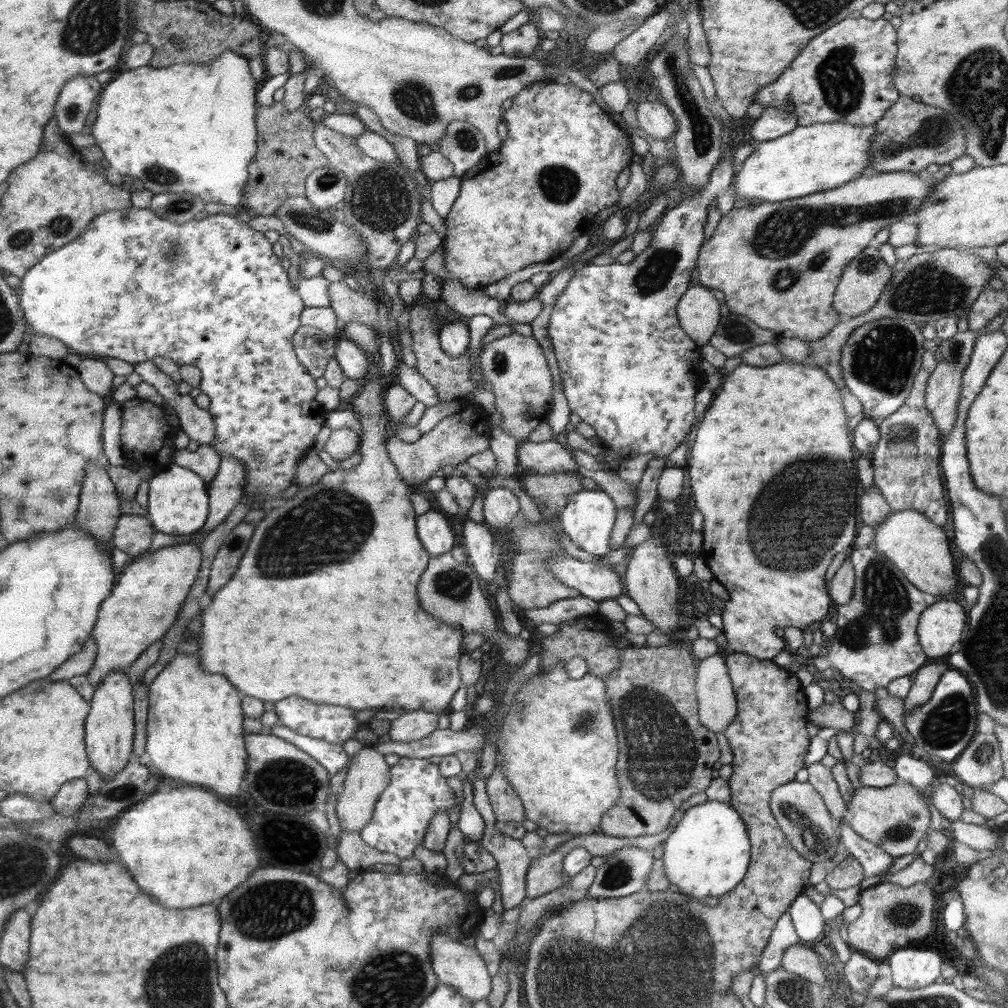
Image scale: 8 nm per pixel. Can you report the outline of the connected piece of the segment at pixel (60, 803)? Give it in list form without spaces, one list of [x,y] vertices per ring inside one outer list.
[[[86,778],[66,782],[50,802],[55,813],[73,818],[88,798]]]

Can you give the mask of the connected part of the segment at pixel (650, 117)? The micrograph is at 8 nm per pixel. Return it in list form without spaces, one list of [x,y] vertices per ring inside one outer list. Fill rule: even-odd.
[[[659,100],[640,102],[636,108],[636,116],[639,128],[642,128],[648,136],[668,143],[668,147],[671,146],[672,136],[676,134],[679,124],[676,123],[674,113],[664,102]]]

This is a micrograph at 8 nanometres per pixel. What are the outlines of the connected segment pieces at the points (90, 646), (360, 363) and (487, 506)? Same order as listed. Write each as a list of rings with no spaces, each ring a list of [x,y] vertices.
[[[92,636],[82,645],[82,649],[74,653],[67,661],[64,661],[58,668],[54,669],[48,676],[52,681],[66,681],[73,676],[86,675],[92,670],[96,652],[96,640]]]
[[[338,338],[335,359],[337,360],[345,377],[351,379],[364,378],[367,376],[372,359],[370,353],[366,353],[360,345],[355,344],[348,338]]]
[[[506,486],[488,489],[482,502],[484,522],[493,530],[506,529],[520,517],[518,496]]]

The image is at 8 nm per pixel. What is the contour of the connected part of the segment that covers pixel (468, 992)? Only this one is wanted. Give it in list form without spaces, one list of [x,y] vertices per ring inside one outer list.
[[[436,932],[432,936],[432,942],[430,942],[430,960],[439,982],[452,986],[466,1000],[475,1003],[478,1000],[486,999],[490,994],[491,976],[486,970],[486,963],[475,947],[472,948],[461,943],[461,940]]]

